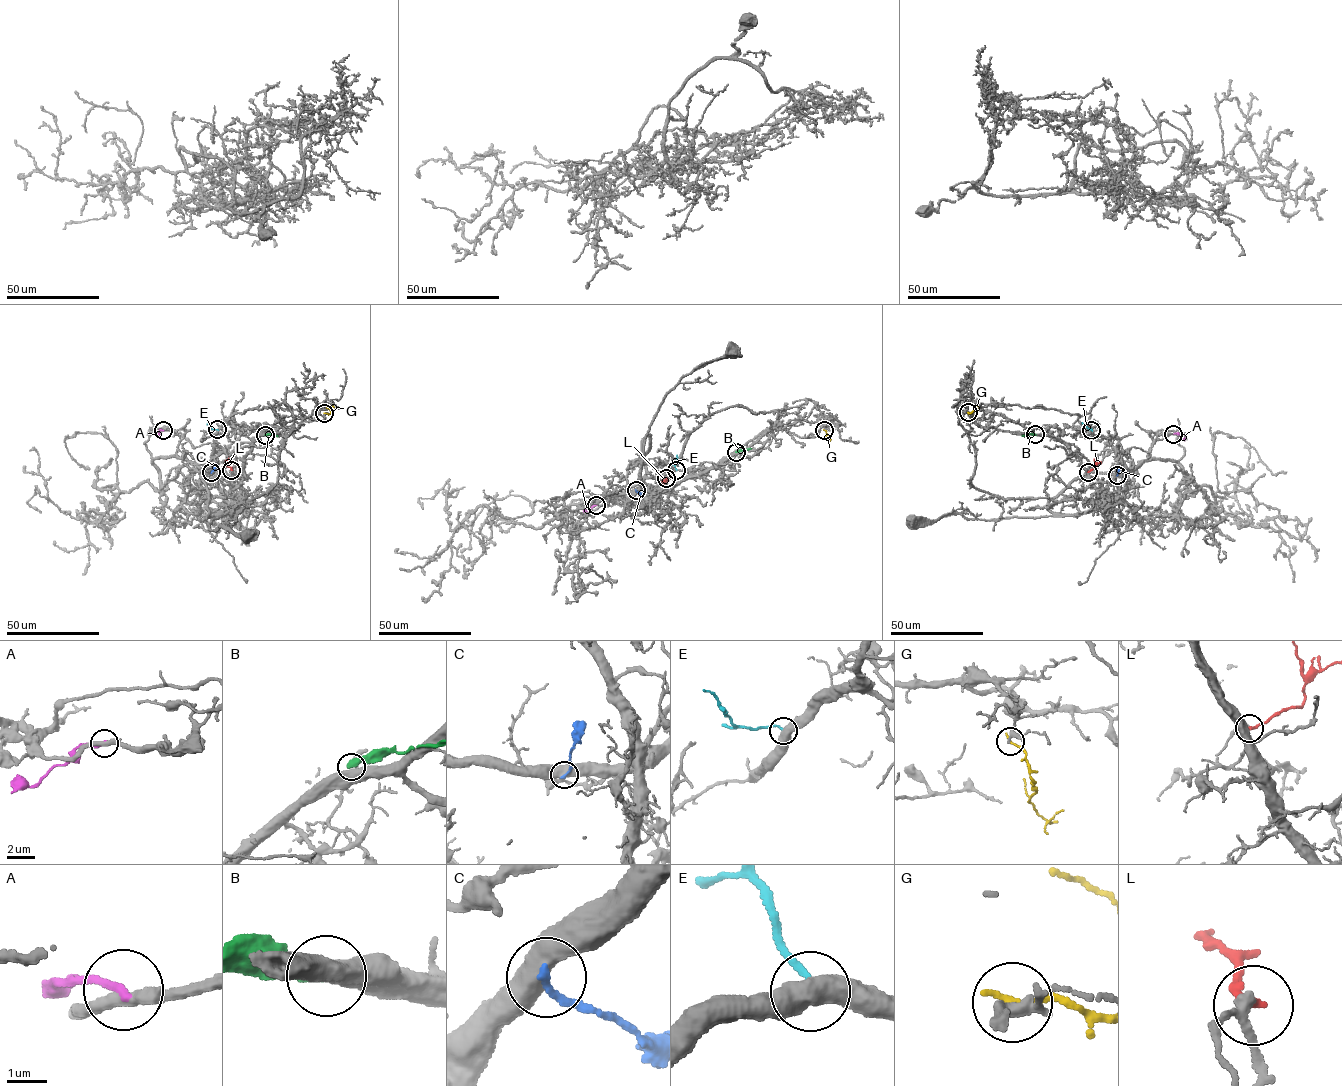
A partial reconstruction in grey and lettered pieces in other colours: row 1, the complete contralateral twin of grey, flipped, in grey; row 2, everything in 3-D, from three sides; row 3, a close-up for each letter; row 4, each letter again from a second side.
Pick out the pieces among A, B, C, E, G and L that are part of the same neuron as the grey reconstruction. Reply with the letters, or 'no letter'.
L

